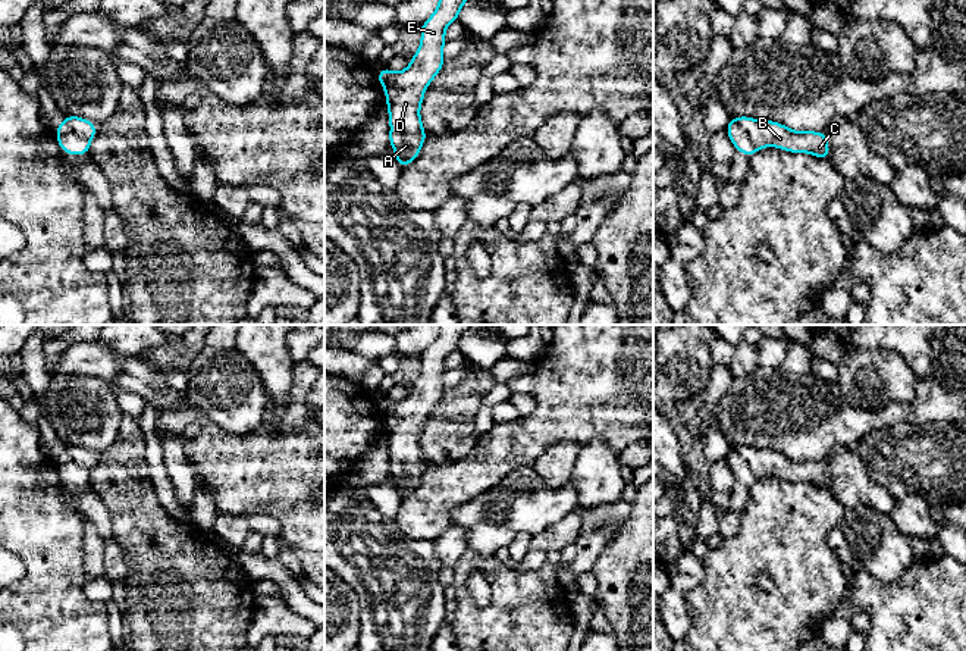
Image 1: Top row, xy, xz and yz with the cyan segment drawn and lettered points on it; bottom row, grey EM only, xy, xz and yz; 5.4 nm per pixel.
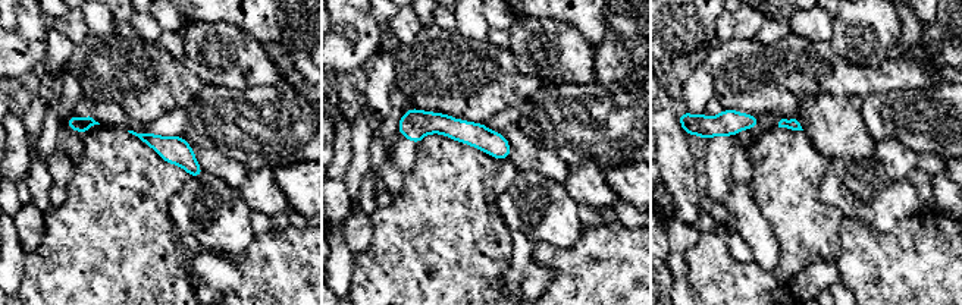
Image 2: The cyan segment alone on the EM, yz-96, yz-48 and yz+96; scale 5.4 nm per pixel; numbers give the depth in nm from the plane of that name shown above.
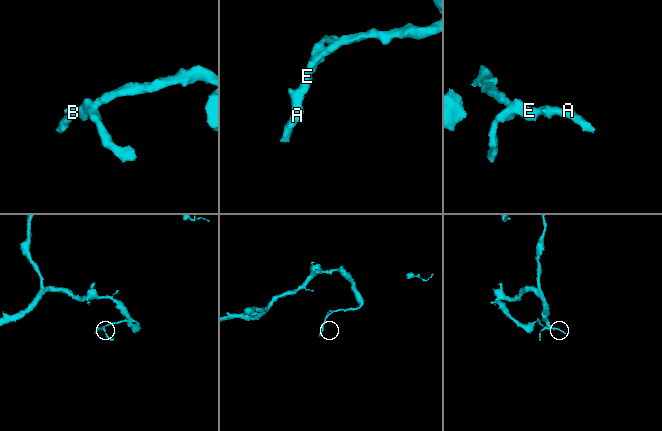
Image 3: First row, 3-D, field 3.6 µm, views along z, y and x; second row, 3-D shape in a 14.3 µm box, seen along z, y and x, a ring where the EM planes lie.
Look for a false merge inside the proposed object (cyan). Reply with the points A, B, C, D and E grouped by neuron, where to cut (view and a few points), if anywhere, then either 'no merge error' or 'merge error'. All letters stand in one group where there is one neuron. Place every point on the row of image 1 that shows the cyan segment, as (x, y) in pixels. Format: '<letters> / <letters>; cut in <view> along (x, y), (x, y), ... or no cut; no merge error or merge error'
A B C D E; no cut; no merge error

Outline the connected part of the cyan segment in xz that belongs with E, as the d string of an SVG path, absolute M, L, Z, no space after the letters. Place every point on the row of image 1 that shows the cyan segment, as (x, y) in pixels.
M439 0L437 9L420 26L421 43L408 68L398 73L388 68L377 71L377 79L386 93L389 144L402 169L418 157L426 141L427 134L420 119L424 90L443 68L445 29L458 21L465 1L468 0Z

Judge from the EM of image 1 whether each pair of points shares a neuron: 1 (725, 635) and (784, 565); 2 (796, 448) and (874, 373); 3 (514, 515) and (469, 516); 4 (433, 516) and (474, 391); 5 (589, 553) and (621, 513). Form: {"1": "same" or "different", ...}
{"1": "same", "2": "different", "3": "same", "4": "different", "5": "same"}

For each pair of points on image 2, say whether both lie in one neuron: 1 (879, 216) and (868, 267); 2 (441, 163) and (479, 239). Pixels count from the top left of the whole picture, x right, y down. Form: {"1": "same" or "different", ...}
{"1": "different", "2": "same"}

